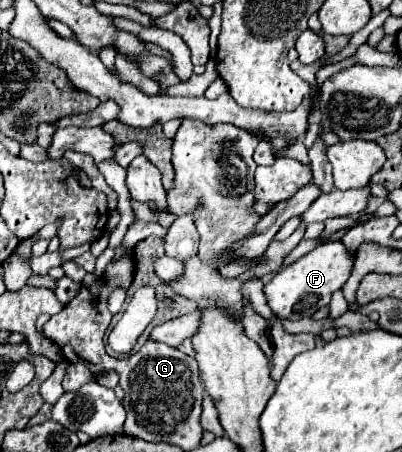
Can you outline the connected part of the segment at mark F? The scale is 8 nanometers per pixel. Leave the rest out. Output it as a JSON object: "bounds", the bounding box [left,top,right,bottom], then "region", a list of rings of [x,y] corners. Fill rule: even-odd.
{"bounds":[263,241,355,319],"region":[[[327,241],[319,245],[317,249],[309,251],[301,259],[297,259],[293,265],[281,269],[269,285],[263,287],[267,305],[271,311],[283,319],[303,319],[311,317],[317,309],[329,305],[329,299],[335,291],[339,291],[345,281],[349,279],[355,265],[355,253],[351,253],[341,241]]]}

